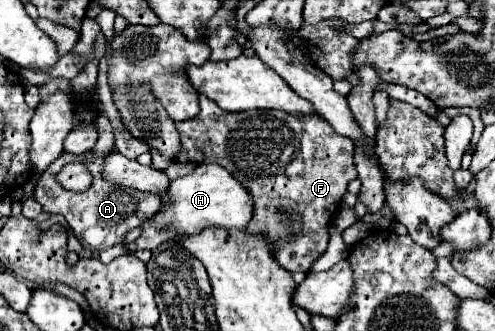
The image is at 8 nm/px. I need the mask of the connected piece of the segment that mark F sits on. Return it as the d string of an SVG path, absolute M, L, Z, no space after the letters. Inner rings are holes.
M200 96L200 114L192 120L176 124L176 128L182 138L182 150L176 160L196 164L212 162L230 170L230 174L248 188L254 200L254 216L248 222L246 232L264 236L272 246L276 262L288 272L308 272L312 262L328 246L330 222L342 202L342 196L346 194L348 182L358 176L352 160L354 142L334 132L334 128L320 116L288 116L286 112L260 110L224 112L208 96ZM290 222L298 222L300 230L294 232Z

